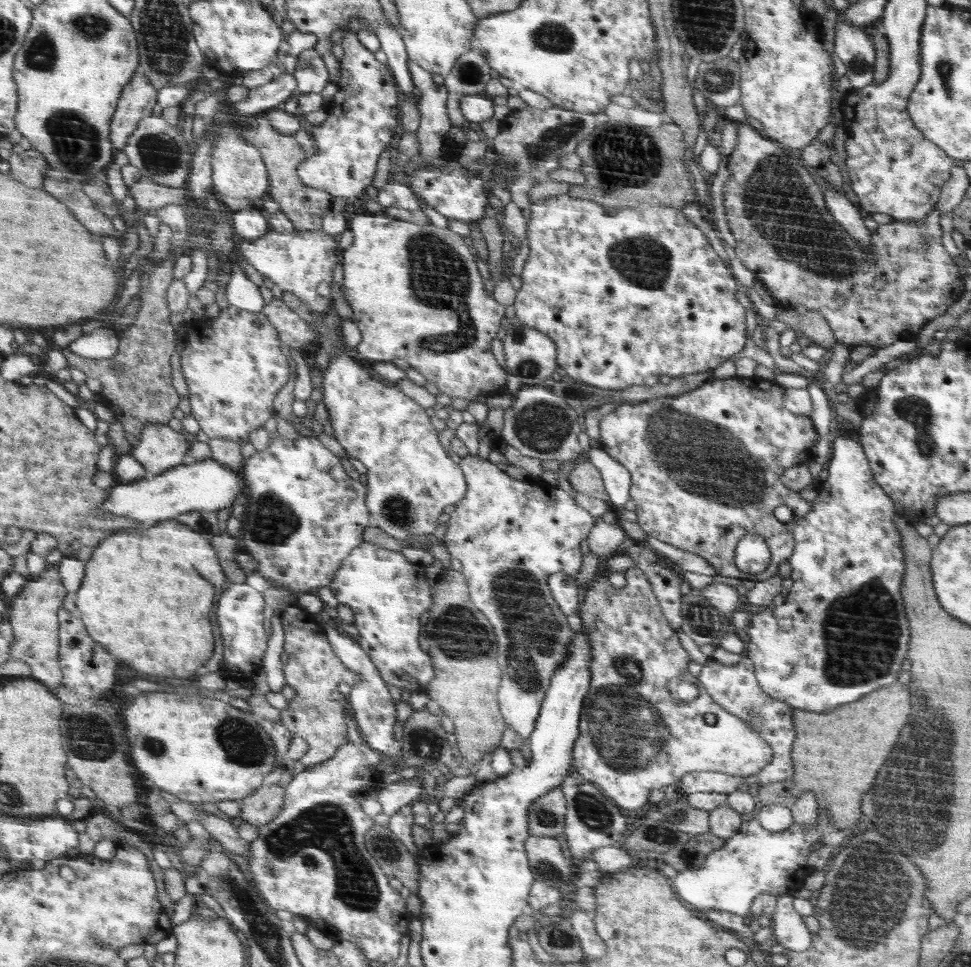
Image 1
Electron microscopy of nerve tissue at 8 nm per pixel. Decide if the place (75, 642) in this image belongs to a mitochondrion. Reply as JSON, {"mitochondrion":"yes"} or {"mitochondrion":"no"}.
{"mitochondrion":"no"}

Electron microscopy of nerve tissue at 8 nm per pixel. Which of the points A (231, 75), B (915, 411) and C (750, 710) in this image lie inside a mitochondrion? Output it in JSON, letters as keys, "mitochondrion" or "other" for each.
{"A":"other","B":"mitochondrion","C":"mitochondrion"}

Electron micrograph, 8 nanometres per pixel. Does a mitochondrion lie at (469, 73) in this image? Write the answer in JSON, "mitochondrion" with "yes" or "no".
{"mitochondrion":"yes"}

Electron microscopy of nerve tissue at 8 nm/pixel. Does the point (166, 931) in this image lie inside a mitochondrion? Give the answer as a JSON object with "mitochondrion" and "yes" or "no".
{"mitochondrion":"no"}

